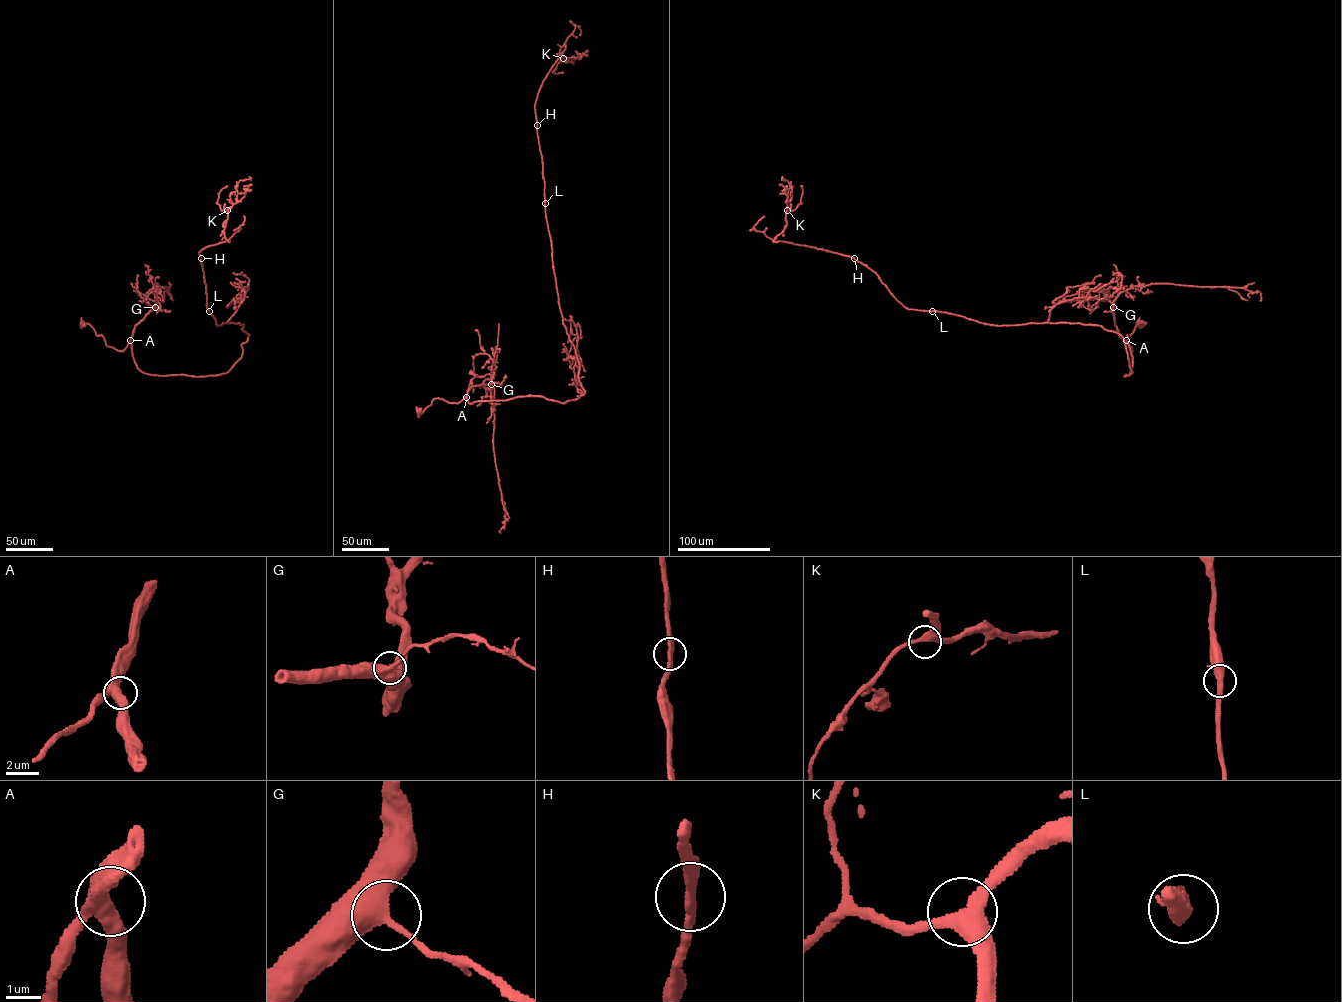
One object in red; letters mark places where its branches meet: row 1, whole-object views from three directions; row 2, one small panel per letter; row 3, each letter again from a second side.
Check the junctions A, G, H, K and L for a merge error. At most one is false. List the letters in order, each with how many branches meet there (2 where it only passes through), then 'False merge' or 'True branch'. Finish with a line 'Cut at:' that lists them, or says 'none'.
A: Branches: 3. True branch
G: Branches: 2. True branch
H: Branches: 2. True branch
K: Branches: 3. True branch
L: Branches: 2. True branch
Cut at: none

